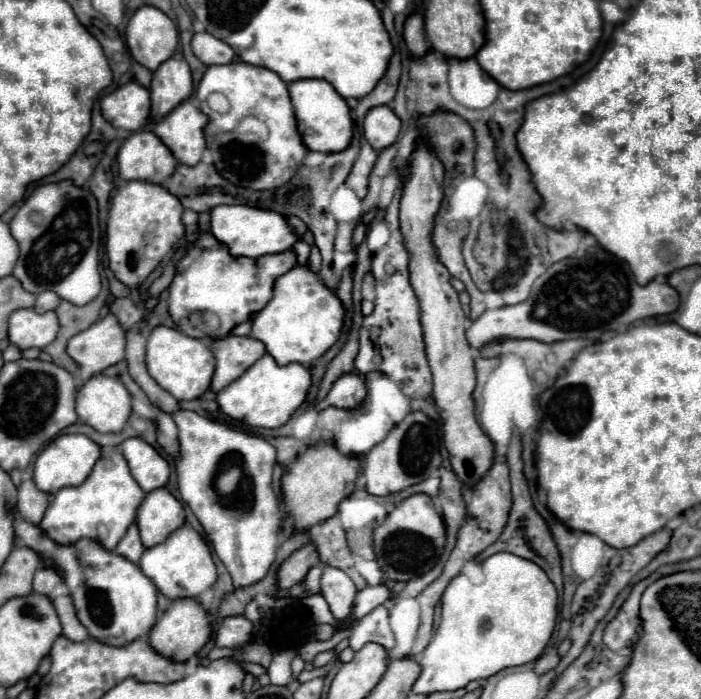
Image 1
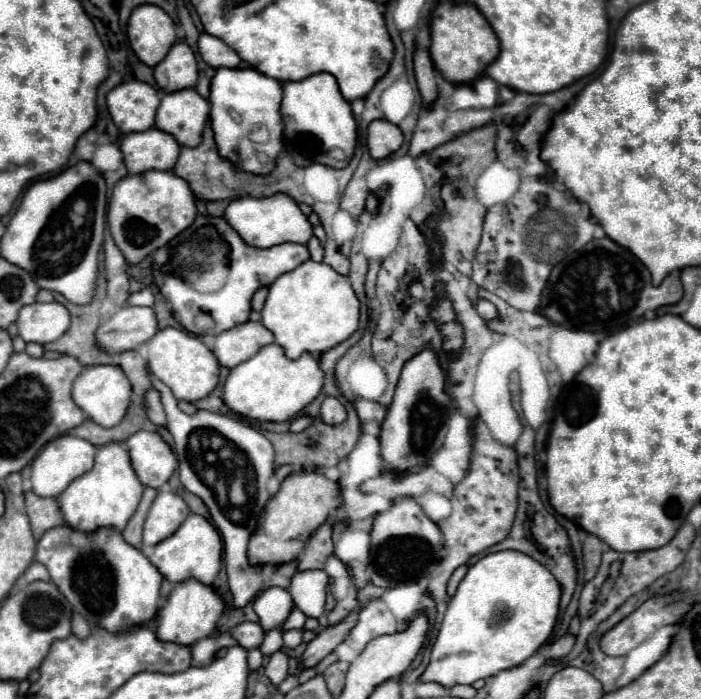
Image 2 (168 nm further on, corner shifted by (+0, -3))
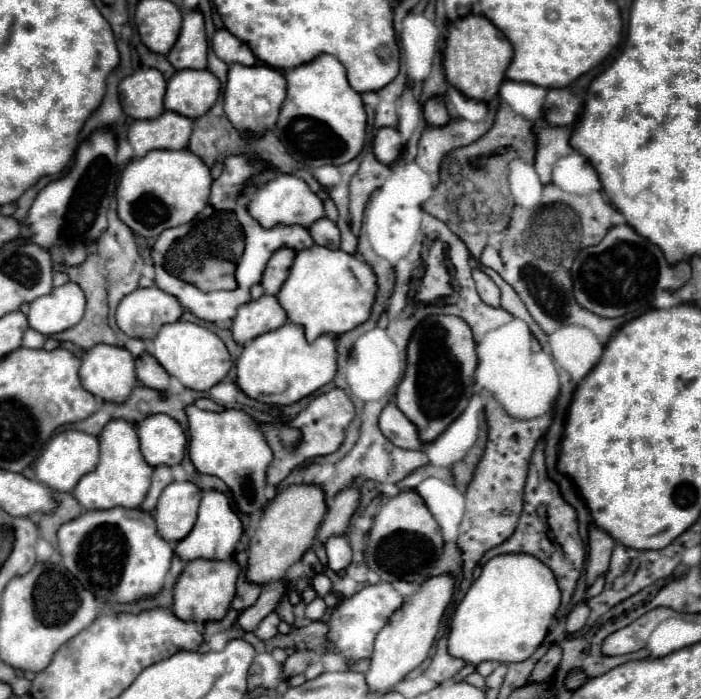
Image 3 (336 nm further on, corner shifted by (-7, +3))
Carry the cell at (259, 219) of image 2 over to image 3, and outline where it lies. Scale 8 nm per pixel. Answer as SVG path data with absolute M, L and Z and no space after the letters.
M279 175L273 181L265 183L261 189L257 189L257 193L249 199L247 211L253 219L259 221L261 227L277 227L279 223L283 225L301 225L301 227L309 227L311 223L319 221L321 217L325 217L323 211L323 203L321 199L309 191L307 183L295 175Z

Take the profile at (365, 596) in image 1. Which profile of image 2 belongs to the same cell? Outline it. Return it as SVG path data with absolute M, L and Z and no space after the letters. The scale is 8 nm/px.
M356 611L350 613L342 623L334 625L334 627L326 627L324 631L320 631L308 645L306 645L306 651L302 653L302 665L308 669L308 667L314 667L318 665L328 653L332 653L338 643L344 641L344 637L348 635L348 629L352 629L352 625L356 623Z

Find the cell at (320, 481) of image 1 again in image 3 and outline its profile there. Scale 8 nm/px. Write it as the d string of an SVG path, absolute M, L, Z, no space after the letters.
M291 485L275 495L275 499L265 507L259 527L255 531L255 541L249 545L249 567L247 579L255 583L269 583L273 579L283 579L287 569L297 563L307 549L315 543L315 533L327 513L327 503L323 489L319 485Z

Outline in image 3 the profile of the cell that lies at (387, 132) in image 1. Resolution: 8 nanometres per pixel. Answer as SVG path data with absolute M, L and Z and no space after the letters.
M381 127L373 139L373 151L381 163L393 163L401 151L401 133L395 127Z

